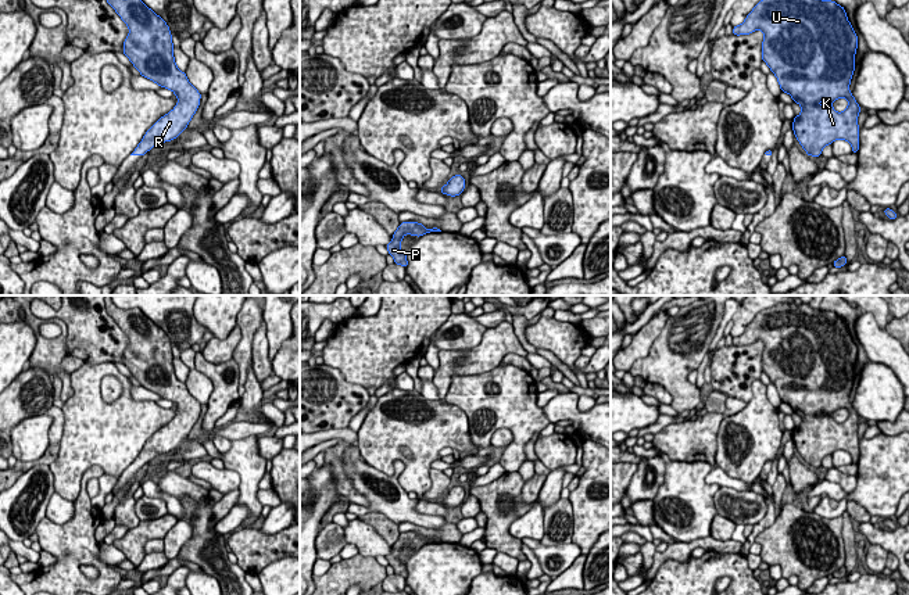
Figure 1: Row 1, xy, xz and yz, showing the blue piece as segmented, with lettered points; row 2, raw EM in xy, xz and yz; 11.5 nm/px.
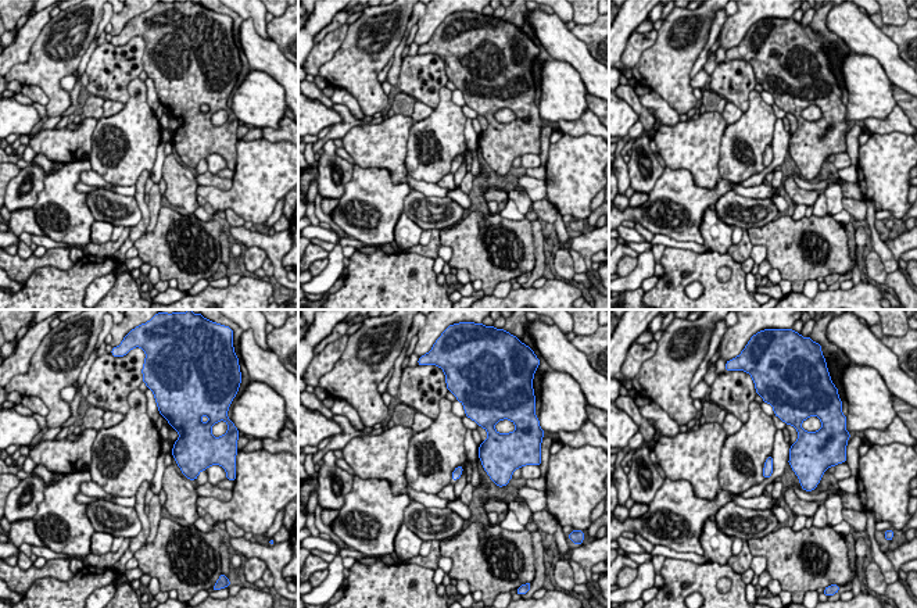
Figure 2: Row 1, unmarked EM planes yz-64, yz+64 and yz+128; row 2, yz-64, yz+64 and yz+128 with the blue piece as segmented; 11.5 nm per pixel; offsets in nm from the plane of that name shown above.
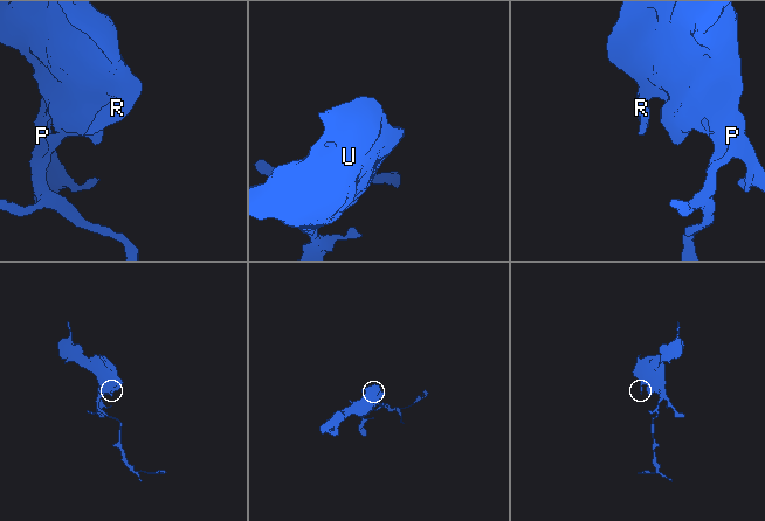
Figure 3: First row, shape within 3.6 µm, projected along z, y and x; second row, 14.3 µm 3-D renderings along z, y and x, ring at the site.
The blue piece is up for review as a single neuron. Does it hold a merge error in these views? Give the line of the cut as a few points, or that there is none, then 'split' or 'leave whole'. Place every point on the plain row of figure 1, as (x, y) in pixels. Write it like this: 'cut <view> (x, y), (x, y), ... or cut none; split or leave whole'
cut none; leave whole

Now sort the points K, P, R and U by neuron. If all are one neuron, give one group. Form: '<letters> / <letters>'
K P R U

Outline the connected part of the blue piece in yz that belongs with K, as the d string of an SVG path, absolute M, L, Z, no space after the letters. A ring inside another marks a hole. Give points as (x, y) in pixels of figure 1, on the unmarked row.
M780 302L761 311L745 331L733 338L733 345L749 345L758 340L763 343L762 372L776 386L781 402L788 404L802 419L794 429L792 441L806 465L820 467L823 458L834 451L847 451L852 463L858 463L858 426L862 419L849 402L858 347L845 319L831 311L813 309L806 302ZM841 408L848 411L848 417L837 423L831 413Z

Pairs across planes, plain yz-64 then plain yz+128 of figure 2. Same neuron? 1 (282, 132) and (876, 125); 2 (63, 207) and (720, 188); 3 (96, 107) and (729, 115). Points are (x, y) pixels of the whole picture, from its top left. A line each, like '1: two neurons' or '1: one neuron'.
1: one neuron
2: one neuron
3: two neurons

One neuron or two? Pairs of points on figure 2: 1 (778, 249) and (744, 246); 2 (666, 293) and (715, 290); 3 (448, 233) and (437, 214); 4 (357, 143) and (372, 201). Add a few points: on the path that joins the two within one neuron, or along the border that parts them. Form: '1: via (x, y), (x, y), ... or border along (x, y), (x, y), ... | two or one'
1: border along (747, 231), (748, 239), (753, 245) | two
2: via (679, 282), (690, 278), (702, 278) | one
3: border along (451, 225), (440, 229) | two
4: border along (354, 163), (361, 167), (384, 168), (393, 183) | two

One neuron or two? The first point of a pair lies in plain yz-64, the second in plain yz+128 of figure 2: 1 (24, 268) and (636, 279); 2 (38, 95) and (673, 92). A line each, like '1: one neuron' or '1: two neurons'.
1: two neurons
2: two neurons

